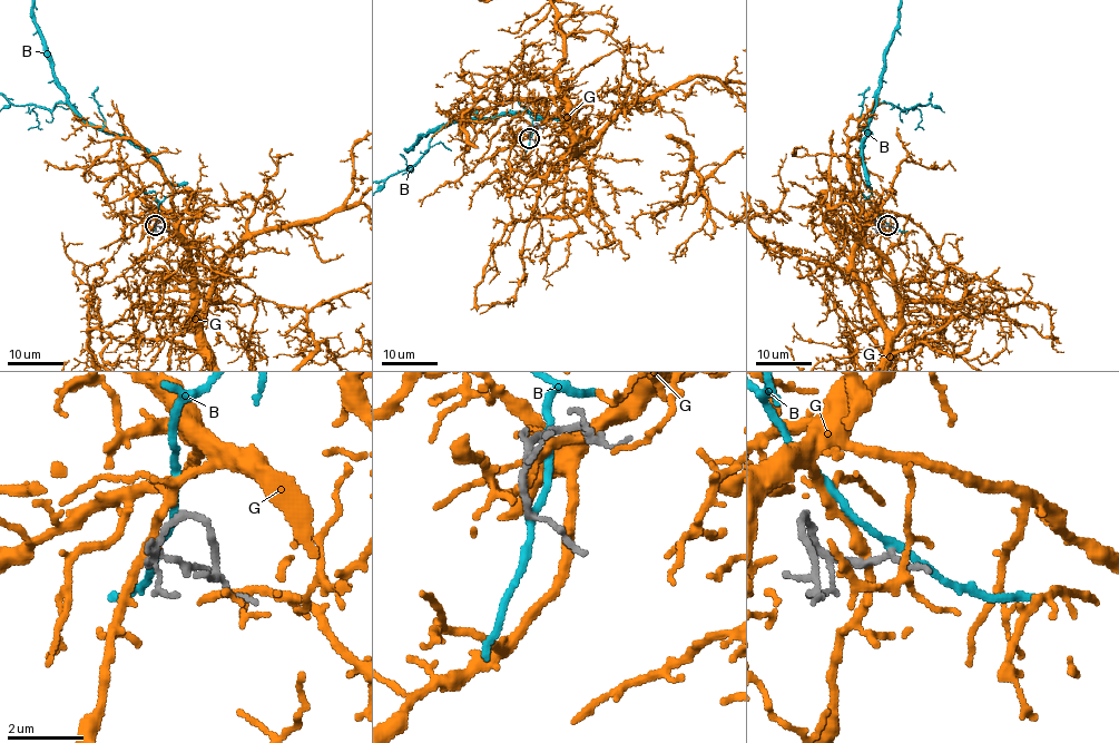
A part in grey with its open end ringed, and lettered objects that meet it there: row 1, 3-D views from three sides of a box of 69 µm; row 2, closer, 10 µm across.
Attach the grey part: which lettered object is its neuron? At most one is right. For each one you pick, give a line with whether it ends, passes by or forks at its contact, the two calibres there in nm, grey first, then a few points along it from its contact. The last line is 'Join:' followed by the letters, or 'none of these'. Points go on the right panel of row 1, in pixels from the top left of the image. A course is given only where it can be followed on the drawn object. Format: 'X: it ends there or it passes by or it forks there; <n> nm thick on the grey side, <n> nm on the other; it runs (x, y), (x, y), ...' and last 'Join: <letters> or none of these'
Join: none of these

